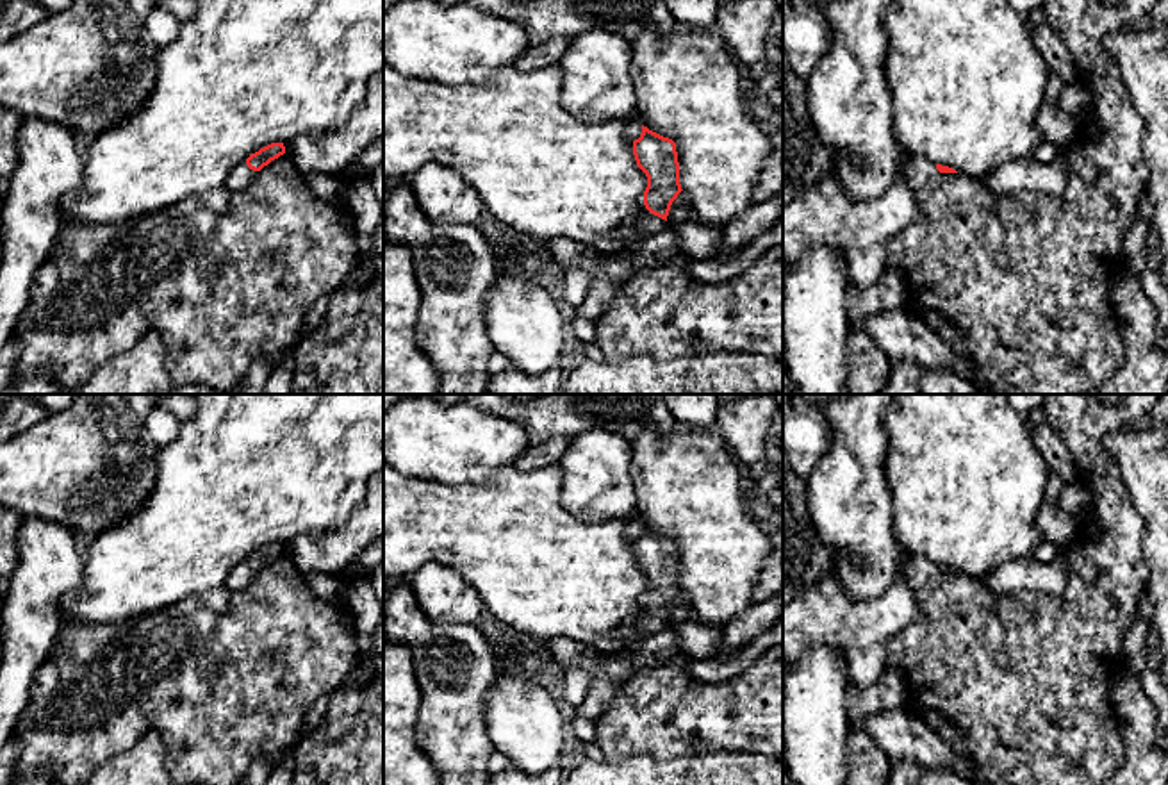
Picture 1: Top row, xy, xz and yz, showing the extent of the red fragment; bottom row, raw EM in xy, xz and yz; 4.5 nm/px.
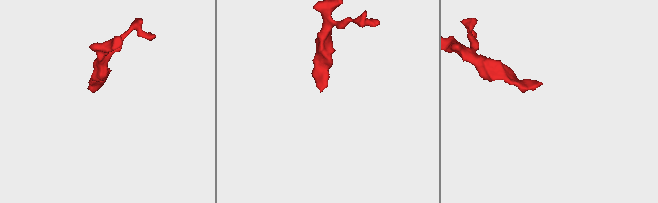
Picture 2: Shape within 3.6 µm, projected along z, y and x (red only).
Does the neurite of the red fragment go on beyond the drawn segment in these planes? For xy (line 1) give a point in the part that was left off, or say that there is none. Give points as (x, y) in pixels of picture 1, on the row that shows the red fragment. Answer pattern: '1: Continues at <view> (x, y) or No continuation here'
1: Continues at xy (239, 177)

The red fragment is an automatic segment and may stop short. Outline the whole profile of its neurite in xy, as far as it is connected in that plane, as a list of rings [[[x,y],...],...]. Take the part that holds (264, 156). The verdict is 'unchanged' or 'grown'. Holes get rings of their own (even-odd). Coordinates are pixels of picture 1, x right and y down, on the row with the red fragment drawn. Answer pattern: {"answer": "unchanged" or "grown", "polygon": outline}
{"answer": "grown", "polygon": [[[271,143],[259,152],[251,153],[246,161],[235,164],[226,178],[225,187],[230,191],[243,191],[246,189],[253,177],[267,166],[271,161],[278,159],[285,153],[284,143]]]}

